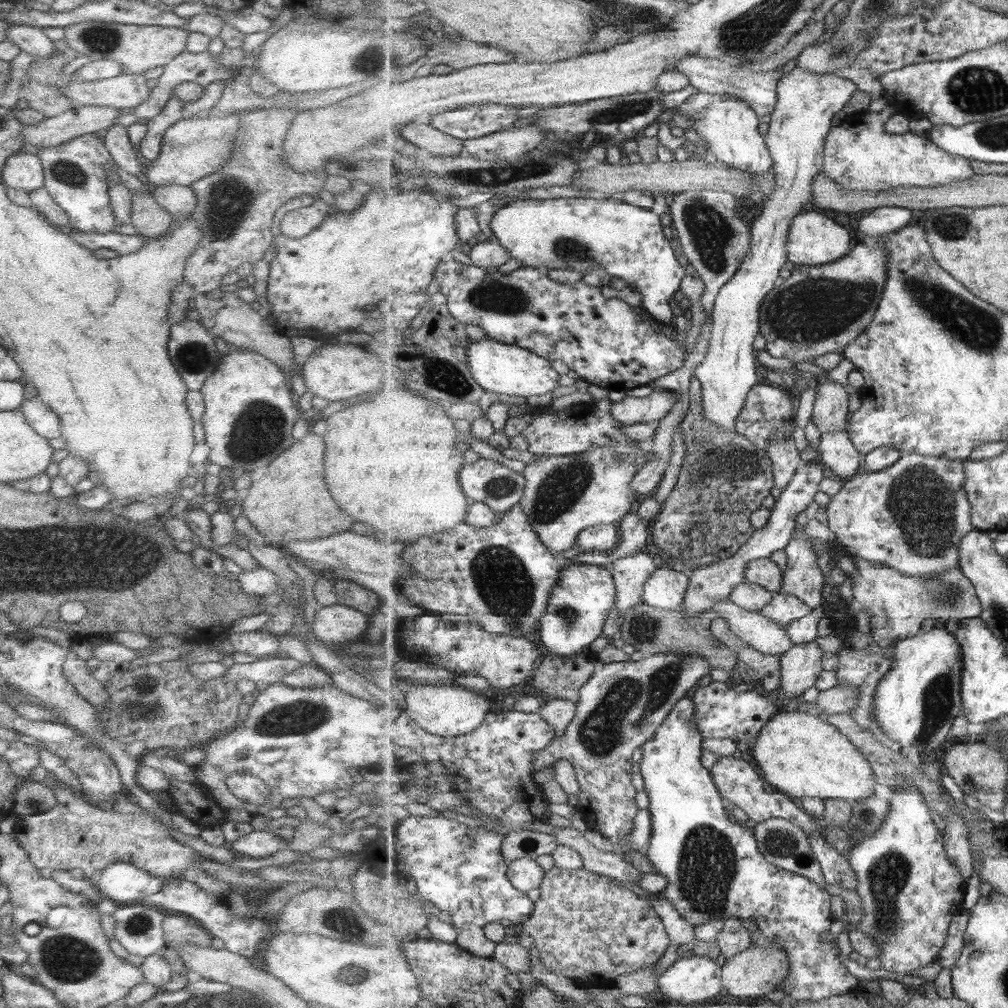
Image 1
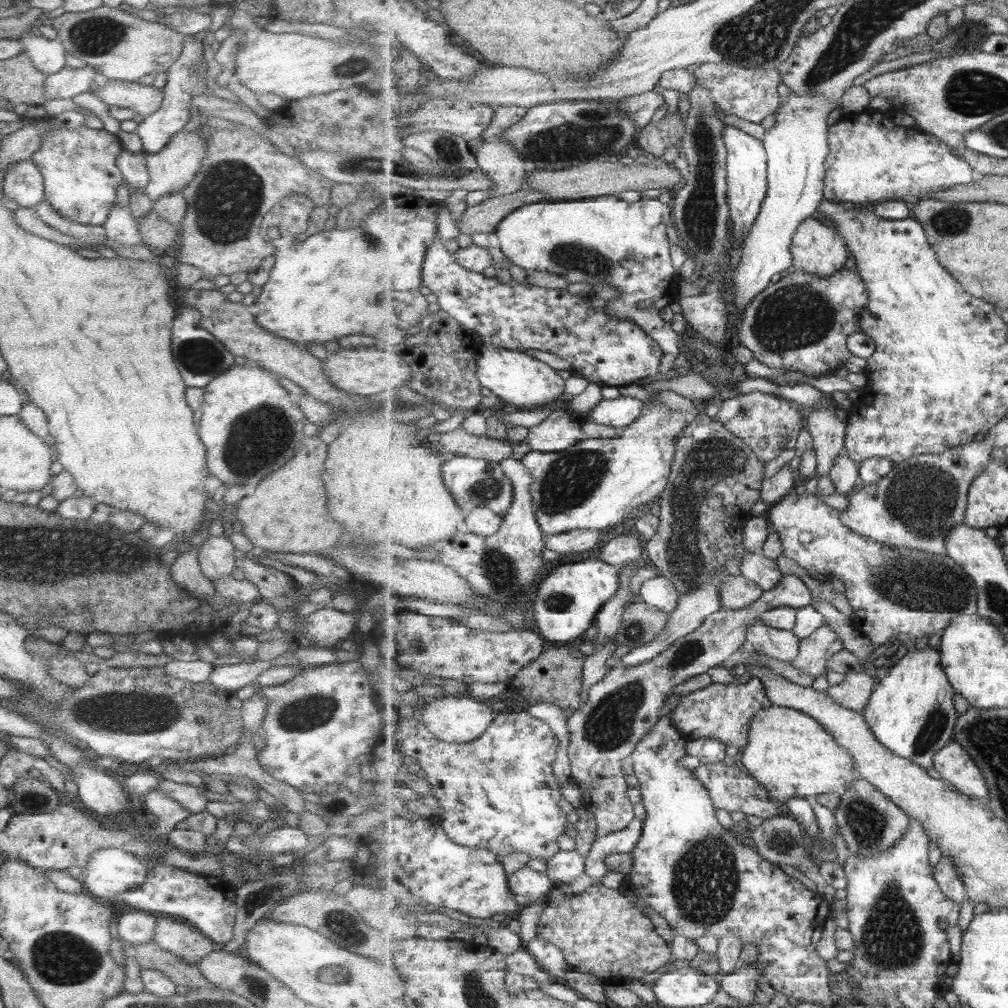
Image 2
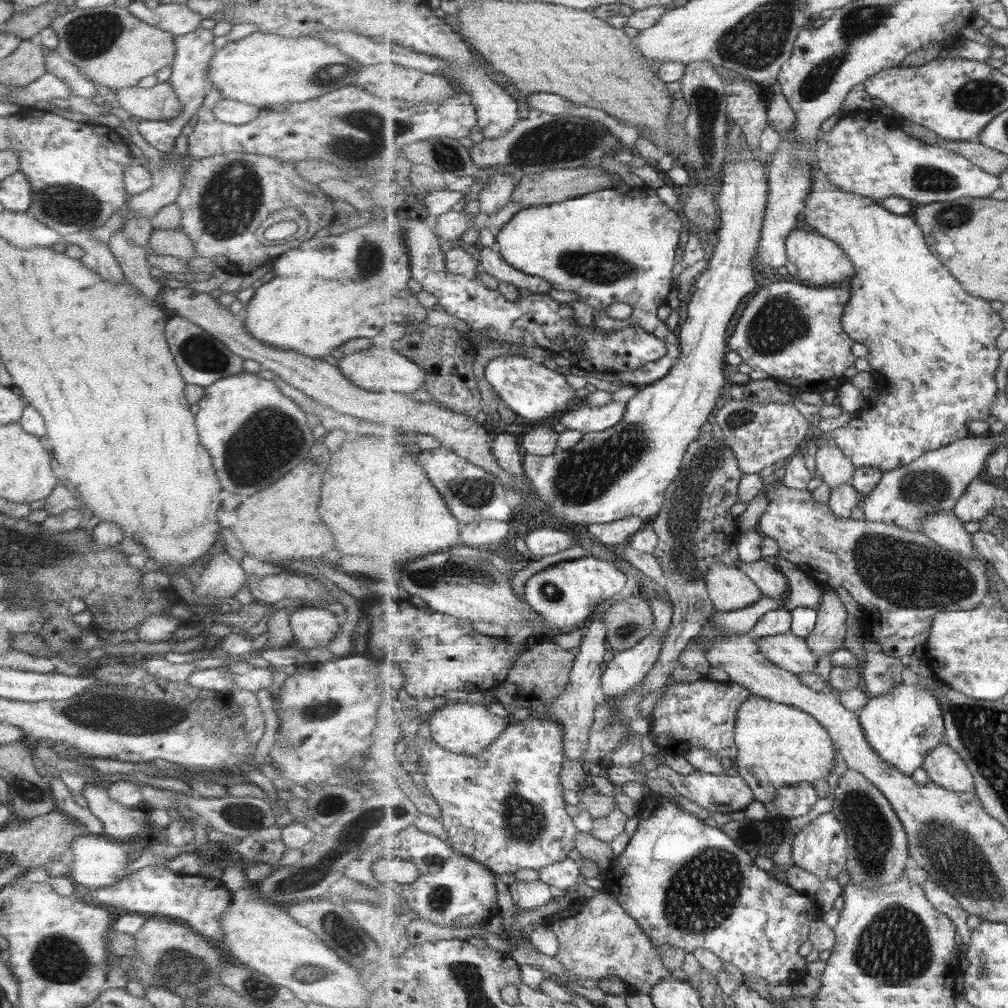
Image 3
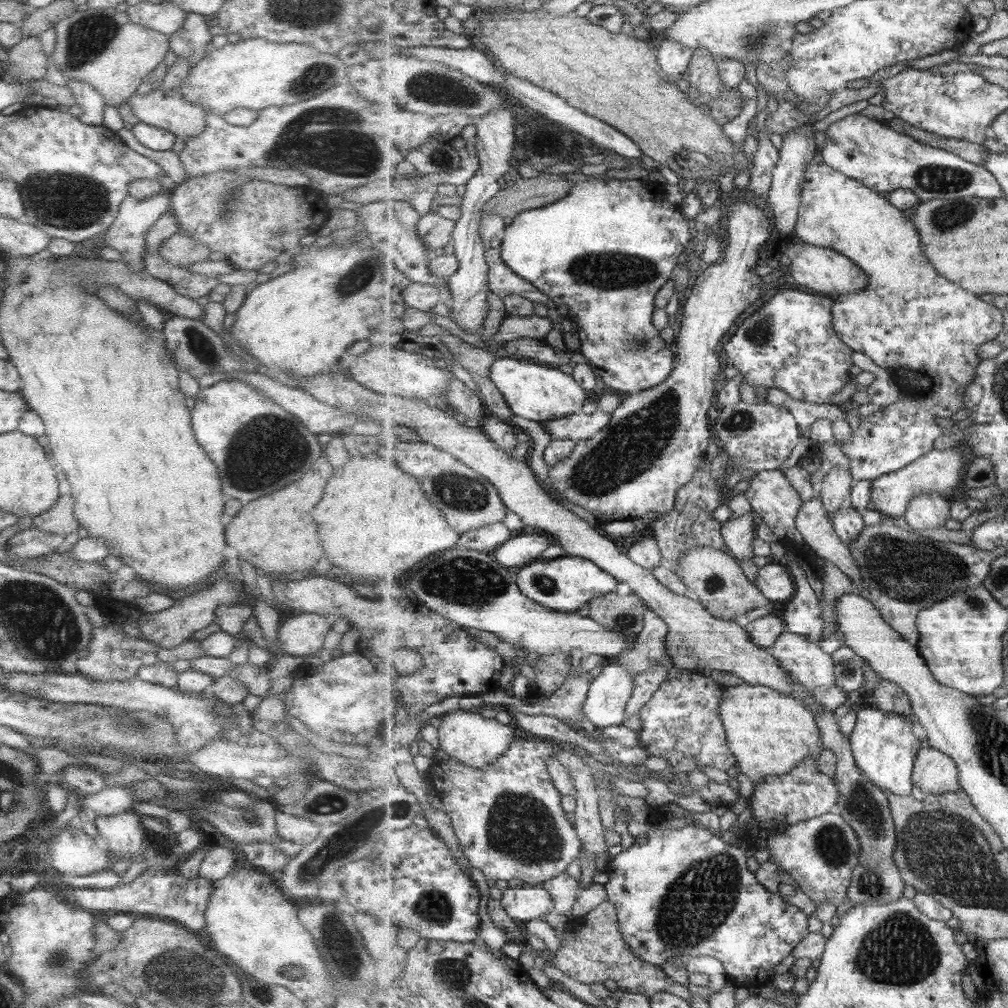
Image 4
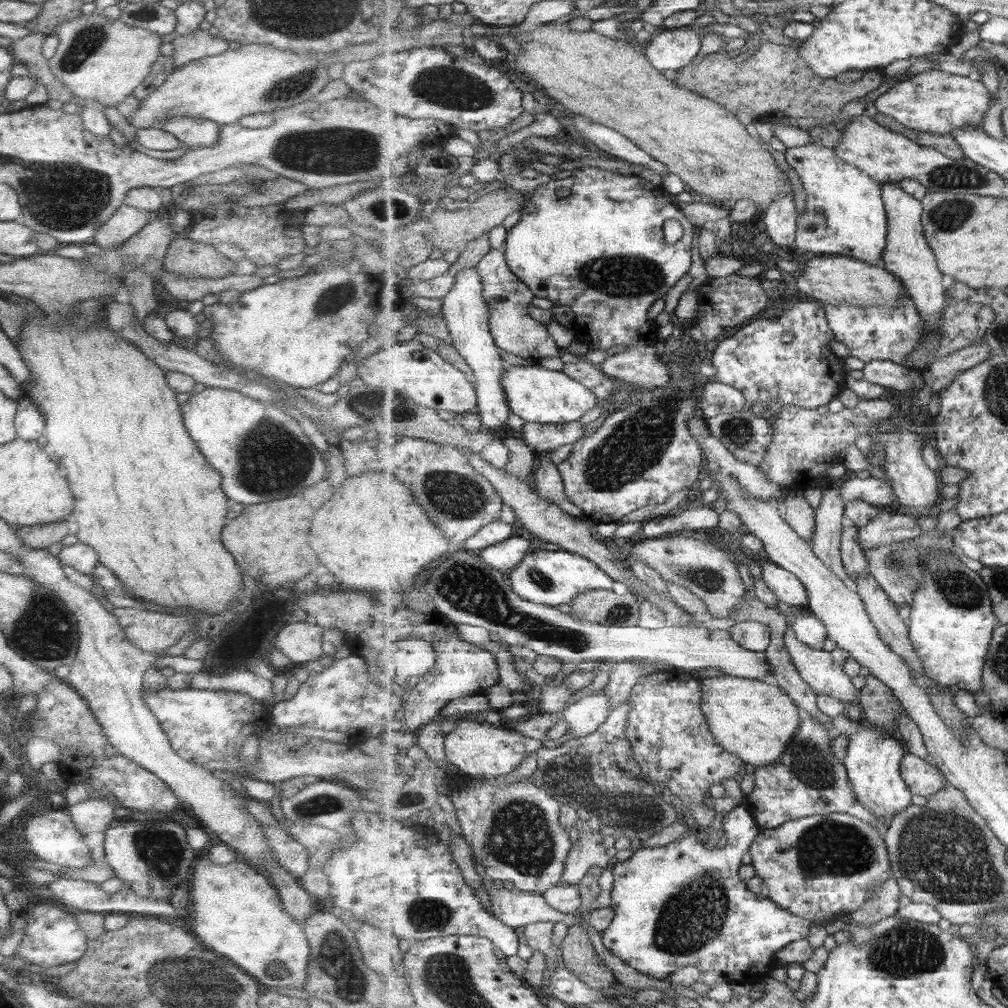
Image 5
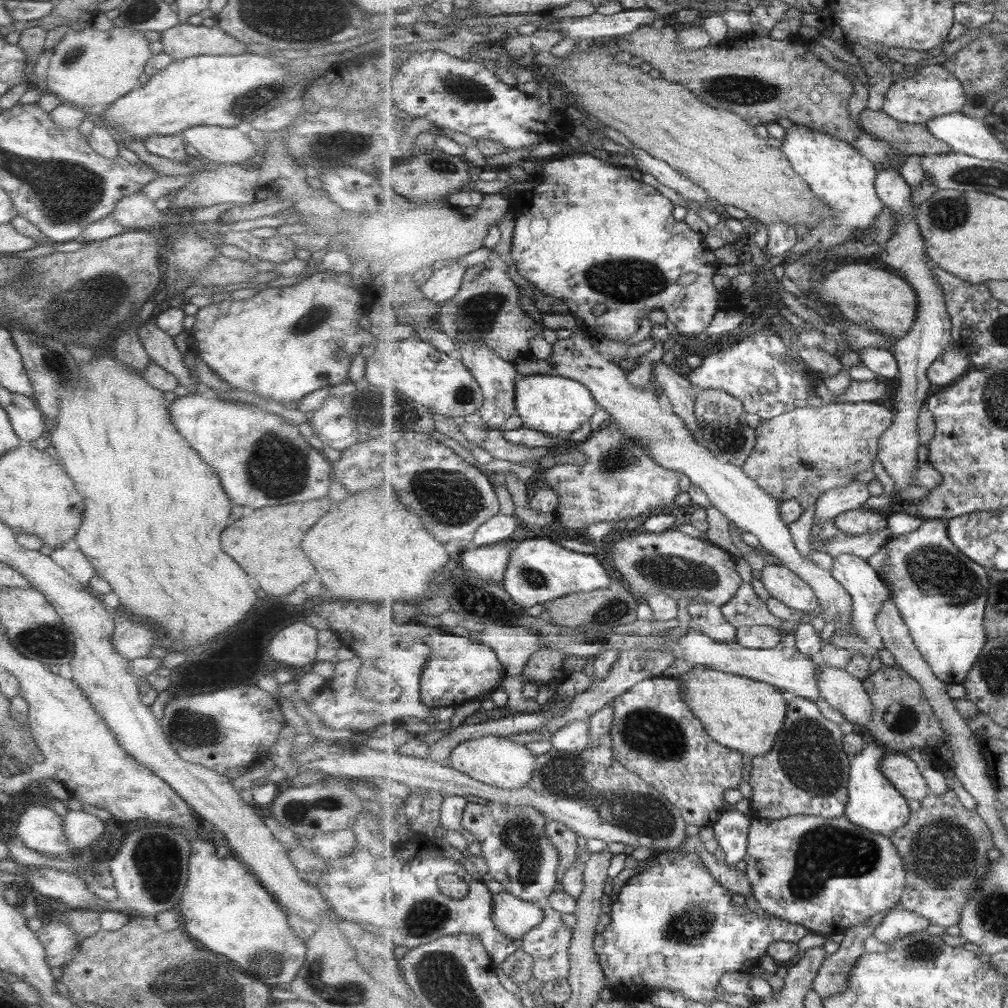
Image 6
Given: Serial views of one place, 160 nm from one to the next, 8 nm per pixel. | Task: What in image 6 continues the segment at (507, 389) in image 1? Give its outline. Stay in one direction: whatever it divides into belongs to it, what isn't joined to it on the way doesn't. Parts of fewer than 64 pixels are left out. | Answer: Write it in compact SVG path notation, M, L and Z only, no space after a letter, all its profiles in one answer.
M555 373L547 374L532 374L519 376L516 384L516 407L518 415L522 419L523 426L544 432L553 438L561 438L567 440L571 432L579 430L587 420L598 411L600 404L596 397L584 384L571 380L564 376L559 376Z

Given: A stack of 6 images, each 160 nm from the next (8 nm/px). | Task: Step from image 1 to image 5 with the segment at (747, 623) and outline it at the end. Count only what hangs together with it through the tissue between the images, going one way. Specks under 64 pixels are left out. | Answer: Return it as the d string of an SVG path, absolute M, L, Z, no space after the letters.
M791 626L784 641L800 675L817 694L827 694L848 706L855 704L860 707L860 690L855 688L853 677L844 671L844 665L835 662L830 652L809 648L797 638Z

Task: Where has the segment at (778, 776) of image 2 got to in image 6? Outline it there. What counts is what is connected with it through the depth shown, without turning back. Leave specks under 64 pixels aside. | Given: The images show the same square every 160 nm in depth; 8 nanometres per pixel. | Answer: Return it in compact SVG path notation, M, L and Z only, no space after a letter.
M696 665L692 671L682 674L678 679L684 701L704 724L705 731L716 742L737 749L753 758L765 756L772 751L783 730L788 711L789 696L783 690L766 682L712 669L705 665Z

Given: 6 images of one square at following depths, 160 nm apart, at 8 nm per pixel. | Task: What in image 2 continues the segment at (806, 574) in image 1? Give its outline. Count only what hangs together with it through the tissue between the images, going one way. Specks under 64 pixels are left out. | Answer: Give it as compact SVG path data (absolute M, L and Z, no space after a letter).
M784 575L775 589L765 591L764 596L749 608L723 608L709 615L703 626L674 642L657 658L639 666L609 669L607 676L588 690L588 700L568 718L568 751L573 781L584 792L583 806L592 812L597 822L596 835L619 832L635 819L633 802L627 797L627 788L631 787L625 780L622 763L666 713L665 698L673 688L697 674L705 674L735 660L747 641L748 628L754 626L764 612L780 607L801 609L812 605L813 600L804 580Z

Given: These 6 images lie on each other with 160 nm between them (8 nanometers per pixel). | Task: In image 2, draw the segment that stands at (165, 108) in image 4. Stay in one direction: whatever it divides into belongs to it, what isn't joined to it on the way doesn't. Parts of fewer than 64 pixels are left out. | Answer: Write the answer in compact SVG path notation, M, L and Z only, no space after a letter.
M99 78L96 85L97 89L93 93L106 106L126 109L142 117L156 112L163 98L161 89L152 84L139 85L137 82Z

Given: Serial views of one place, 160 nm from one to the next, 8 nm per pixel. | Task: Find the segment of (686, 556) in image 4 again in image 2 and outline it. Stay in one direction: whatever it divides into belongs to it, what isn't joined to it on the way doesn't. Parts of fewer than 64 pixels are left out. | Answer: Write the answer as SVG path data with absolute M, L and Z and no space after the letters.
M731 575L721 586L721 603L727 609L749 608L764 596L764 590L746 576Z

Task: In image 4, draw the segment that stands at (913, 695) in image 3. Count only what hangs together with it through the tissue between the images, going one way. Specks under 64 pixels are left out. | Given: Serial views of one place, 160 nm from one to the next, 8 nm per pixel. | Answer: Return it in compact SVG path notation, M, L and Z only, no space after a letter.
M862 704L856 708L855 713L857 719L854 731L850 734L850 744L861 772L886 792L888 790L897 796L911 796L915 788L912 774L917 753L923 746L927 746L925 738L915 735L917 719Z

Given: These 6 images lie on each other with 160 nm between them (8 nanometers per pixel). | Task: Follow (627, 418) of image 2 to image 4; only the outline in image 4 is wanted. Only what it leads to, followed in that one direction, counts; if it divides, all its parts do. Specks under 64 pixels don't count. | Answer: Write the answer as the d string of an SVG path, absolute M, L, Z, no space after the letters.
M599 409L593 414L579 412L547 421L543 426L554 440L571 439L579 442L593 438L598 432L601 432L611 422L612 414L613 412L603 412Z

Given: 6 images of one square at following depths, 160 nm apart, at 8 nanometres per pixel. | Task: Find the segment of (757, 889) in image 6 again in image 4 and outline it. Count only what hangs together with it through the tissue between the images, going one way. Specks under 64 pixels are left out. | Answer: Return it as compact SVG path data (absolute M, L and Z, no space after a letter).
M839 811L790 825L785 831L767 841L769 860L789 872L805 894L815 902L830 902L841 906L848 898L854 870L860 864L862 844L857 831Z

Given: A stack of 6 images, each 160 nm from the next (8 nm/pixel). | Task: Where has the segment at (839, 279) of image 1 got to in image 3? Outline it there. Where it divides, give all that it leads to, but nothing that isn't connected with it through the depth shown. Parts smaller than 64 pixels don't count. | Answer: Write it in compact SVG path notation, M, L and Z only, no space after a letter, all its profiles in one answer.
M773 282L767 288L760 288L747 304L735 322L733 336L729 337L729 349L736 351L742 362L752 370L762 370L783 388L800 390L836 390L847 382L845 370L856 365L853 354L852 336L844 331L842 316L851 298L851 286L805 285L795 282Z

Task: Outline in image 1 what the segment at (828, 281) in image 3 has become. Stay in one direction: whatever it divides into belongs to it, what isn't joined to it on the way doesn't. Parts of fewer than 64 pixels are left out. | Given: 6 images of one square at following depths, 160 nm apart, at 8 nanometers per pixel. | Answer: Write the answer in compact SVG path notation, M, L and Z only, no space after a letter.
M815 208L805 211L793 219L788 236L790 266L821 266L841 261L851 251L851 232Z

